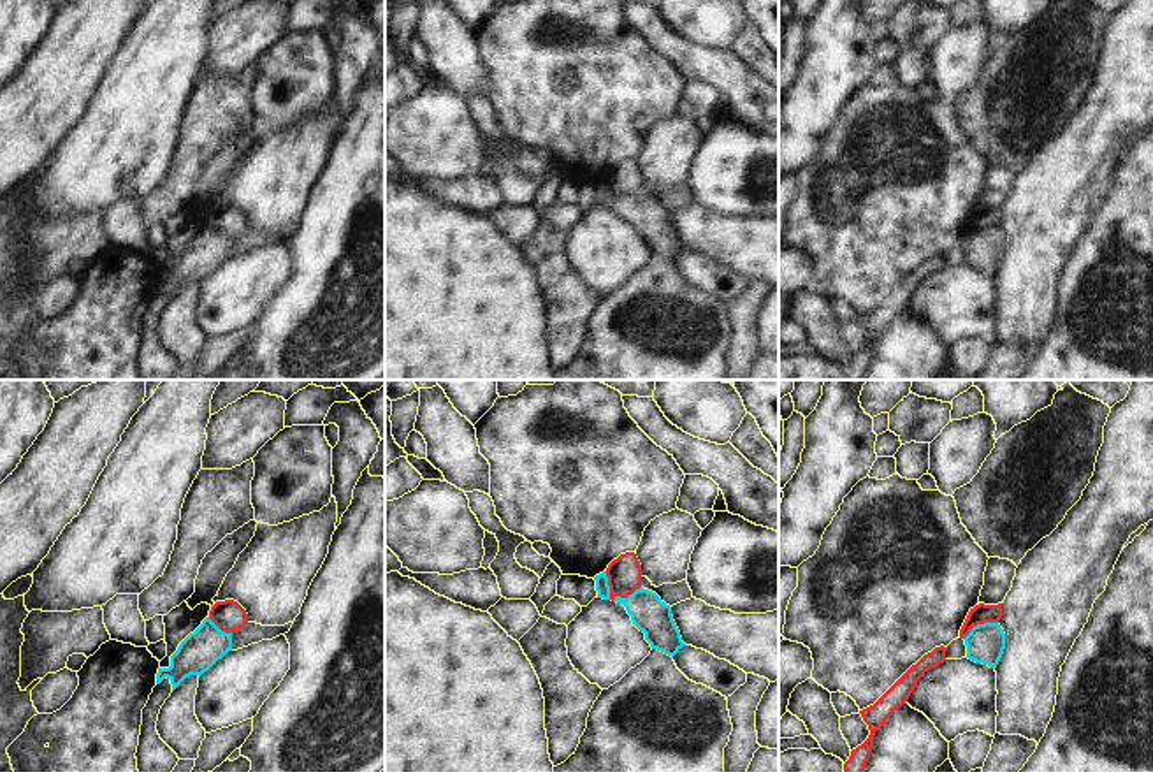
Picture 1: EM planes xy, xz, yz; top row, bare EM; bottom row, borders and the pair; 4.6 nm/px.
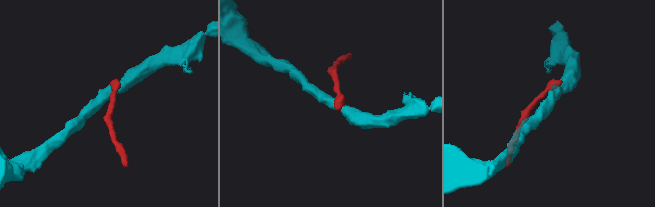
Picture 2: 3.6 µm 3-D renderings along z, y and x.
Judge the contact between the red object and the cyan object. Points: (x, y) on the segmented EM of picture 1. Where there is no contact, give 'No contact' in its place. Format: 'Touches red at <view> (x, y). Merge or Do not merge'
Touches red at xz (612, 600). Do not merge.

